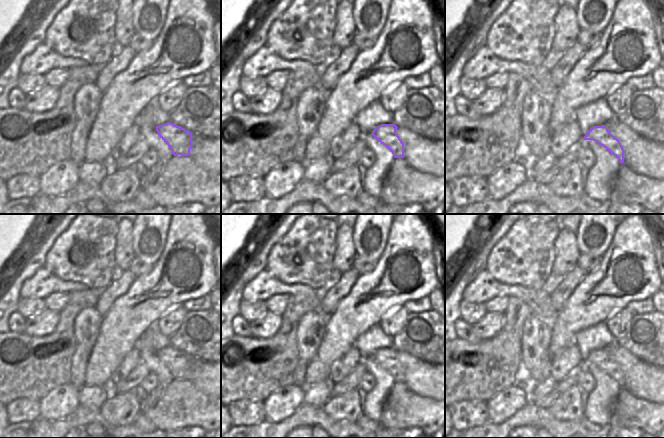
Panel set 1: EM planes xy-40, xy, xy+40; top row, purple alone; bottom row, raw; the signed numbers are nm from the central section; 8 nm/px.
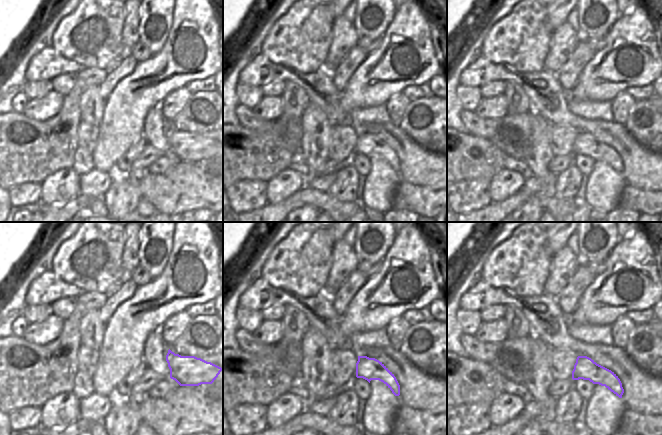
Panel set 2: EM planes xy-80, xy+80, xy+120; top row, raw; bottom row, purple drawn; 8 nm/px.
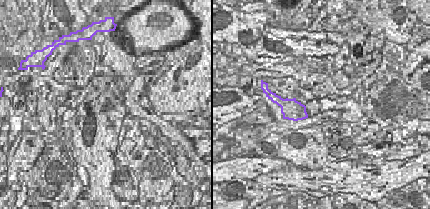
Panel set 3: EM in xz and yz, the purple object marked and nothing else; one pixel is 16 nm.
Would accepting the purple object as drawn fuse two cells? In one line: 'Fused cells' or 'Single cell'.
Single cell

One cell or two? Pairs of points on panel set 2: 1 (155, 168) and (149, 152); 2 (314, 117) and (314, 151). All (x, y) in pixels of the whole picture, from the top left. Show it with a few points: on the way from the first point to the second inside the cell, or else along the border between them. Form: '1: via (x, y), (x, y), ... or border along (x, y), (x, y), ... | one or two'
1: border along (164, 154), (147, 167) | two
2: via (314, 125), (314, 143) | one

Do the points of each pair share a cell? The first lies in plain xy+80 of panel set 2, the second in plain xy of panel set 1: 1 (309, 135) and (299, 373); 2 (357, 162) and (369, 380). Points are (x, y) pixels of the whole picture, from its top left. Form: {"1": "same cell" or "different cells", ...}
{"1": "different cells", "2": "same cell"}

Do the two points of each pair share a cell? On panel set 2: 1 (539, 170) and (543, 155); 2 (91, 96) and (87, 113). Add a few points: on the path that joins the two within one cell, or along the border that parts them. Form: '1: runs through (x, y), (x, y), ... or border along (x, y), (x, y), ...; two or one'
1: runs through (539, 166), (539, 159); one
2: runs through (91, 100), (91, 109); one

